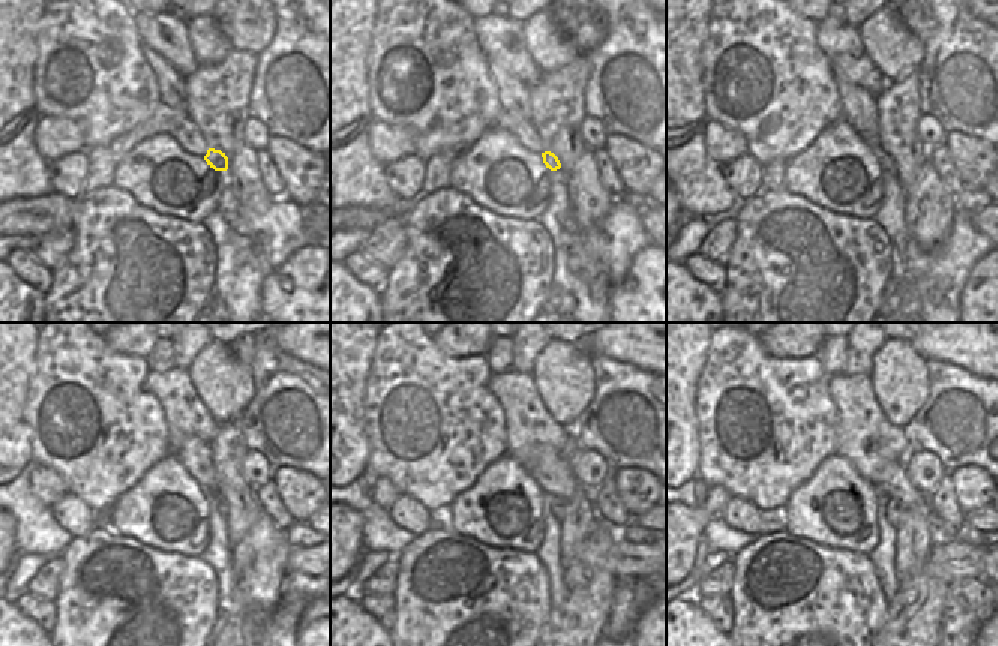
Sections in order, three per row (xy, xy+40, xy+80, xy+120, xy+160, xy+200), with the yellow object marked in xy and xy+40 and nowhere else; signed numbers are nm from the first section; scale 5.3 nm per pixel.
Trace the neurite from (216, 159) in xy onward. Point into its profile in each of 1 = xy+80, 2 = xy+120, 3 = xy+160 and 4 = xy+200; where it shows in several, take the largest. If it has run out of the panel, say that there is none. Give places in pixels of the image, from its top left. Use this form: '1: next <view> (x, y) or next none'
1: next xy+80 (886, 161)
2: next xy+120 (221, 505)
3: next xy+160 (559, 504)
4: next xy+200 (896, 513)

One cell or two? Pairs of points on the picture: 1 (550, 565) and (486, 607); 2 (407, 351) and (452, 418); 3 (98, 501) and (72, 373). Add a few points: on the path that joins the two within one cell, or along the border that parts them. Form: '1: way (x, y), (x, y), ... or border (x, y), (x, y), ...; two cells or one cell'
1: border (533, 552), (548, 577), (548, 600), (551, 603); two cells
2: way (407, 367), (408, 375), (435, 402); one cell
3: way (98, 469), (99, 447), (119, 421), (101, 403); one cell

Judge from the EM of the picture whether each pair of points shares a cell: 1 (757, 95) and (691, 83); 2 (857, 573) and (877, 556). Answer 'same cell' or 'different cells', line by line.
1: different cells
2: different cells

